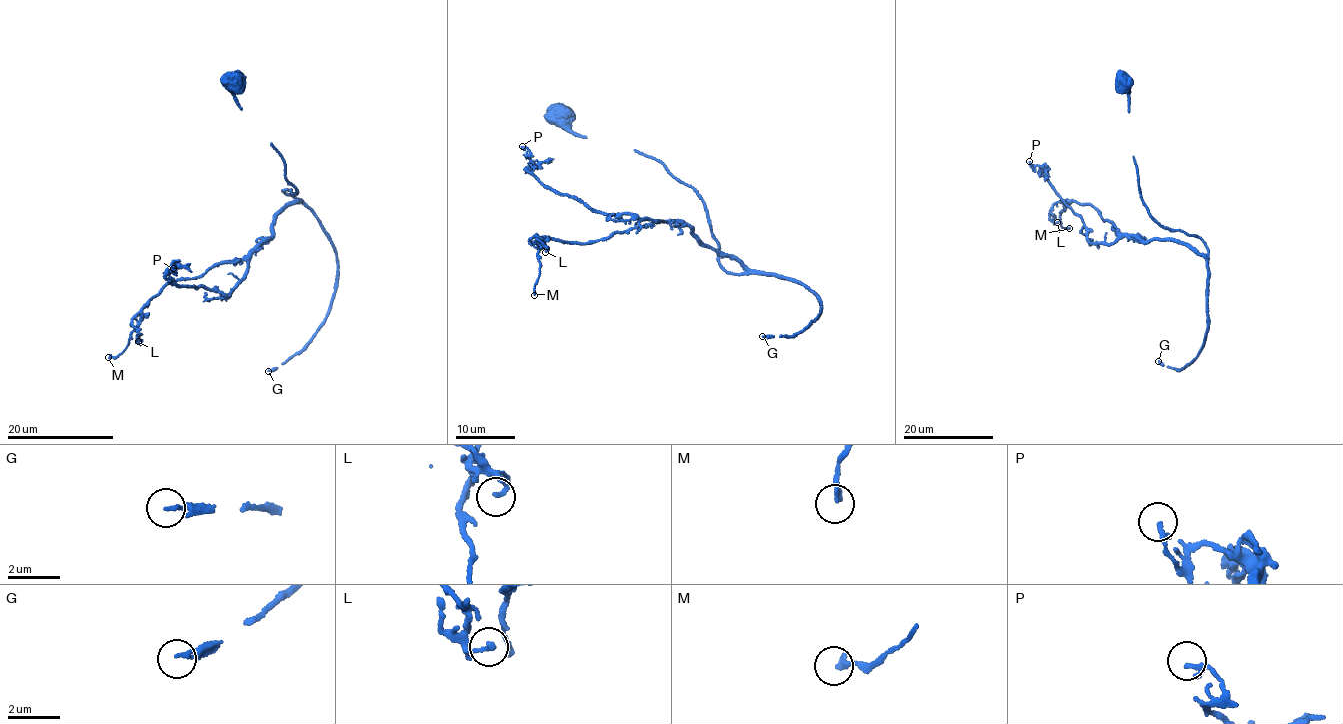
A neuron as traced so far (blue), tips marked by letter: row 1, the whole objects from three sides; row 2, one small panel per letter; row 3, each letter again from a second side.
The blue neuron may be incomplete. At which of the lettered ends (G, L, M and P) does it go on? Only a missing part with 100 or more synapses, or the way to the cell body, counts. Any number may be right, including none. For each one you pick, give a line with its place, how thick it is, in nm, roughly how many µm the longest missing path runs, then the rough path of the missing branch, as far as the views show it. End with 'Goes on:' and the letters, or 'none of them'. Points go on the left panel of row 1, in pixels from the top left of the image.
G: place (268, 371); calibre 130 nm; missing 300 µm
Goes on: G

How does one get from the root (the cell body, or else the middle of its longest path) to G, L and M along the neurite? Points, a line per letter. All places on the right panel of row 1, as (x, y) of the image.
G: (1120, 82), (1128, 95), (1143, 205), (1162, 225), (1199, 238), (1208, 255), (1204, 347), (1178, 370), (1158, 361)
L: (1120, 82), (1143, 205), (1162, 225), (1199, 238), (1207, 254), (1119, 234), (1087, 203), (1054, 203), (1057, 222)
M: (1120, 82), (1143, 205), (1208, 253), (1119, 234), (1096, 208), (1073, 200), (1060, 214), (1069, 228)

